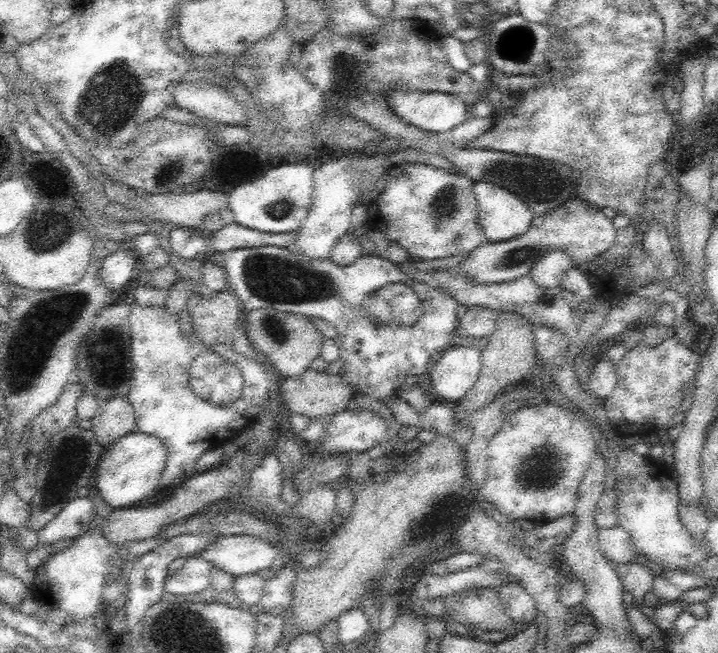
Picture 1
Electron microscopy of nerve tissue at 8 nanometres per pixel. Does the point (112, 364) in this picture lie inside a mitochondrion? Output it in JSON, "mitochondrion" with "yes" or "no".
{"mitochondrion":"yes"}

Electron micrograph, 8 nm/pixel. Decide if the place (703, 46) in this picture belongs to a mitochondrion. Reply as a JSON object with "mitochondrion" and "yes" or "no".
{"mitochondrion":"no"}

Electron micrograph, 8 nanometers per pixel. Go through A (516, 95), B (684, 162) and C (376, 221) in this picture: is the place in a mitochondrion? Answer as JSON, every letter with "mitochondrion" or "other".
{"A":"other","B":"other","C":"other"}

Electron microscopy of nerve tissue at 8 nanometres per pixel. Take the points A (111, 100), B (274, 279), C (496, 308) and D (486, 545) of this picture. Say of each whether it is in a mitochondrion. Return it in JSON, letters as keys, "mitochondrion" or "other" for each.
{"A":"mitochondrion","B":"mitochondrion","C":"other","D":"other"}

